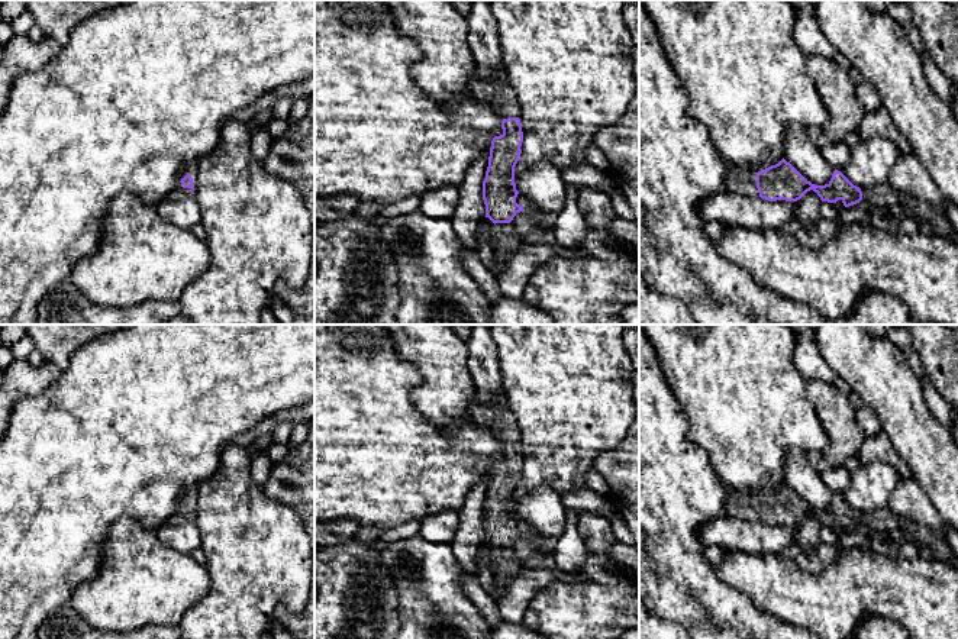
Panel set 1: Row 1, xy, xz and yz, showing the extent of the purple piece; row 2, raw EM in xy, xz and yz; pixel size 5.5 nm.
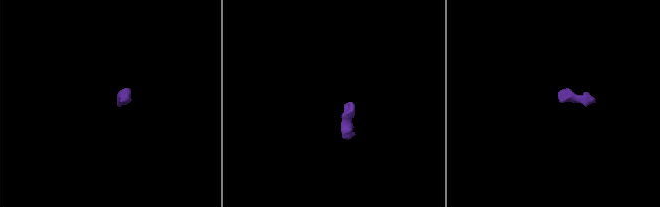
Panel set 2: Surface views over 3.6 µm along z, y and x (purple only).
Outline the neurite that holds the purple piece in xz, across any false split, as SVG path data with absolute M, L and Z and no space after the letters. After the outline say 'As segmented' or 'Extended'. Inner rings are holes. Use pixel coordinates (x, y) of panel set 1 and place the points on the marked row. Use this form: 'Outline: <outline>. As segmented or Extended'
Outline: M478 70L470 81L470 93L503 119L503 133L491 141L488 167L483 181L486 217L494 223L491 243L494 265L490 271L497 278L512 255L523 245L510 222L517 213L533 209L533 201L519 193L515 184L515 167L523 142L520 106L507 78L486 77Z. Extended

